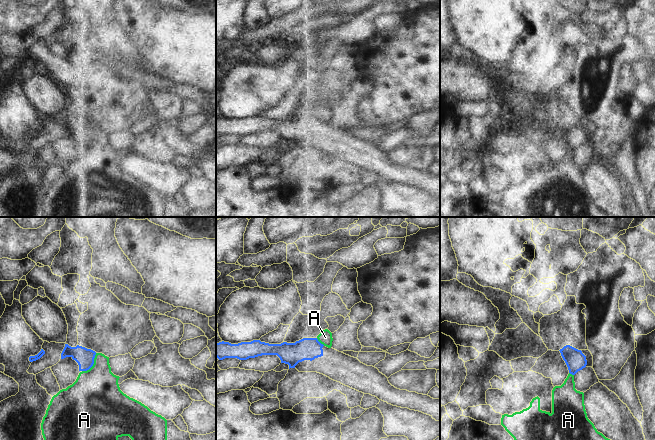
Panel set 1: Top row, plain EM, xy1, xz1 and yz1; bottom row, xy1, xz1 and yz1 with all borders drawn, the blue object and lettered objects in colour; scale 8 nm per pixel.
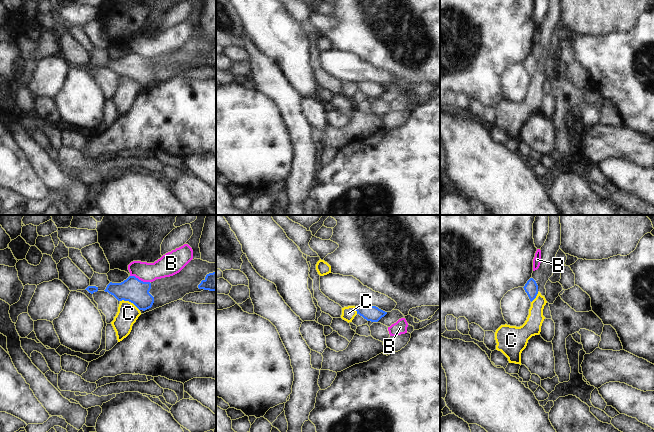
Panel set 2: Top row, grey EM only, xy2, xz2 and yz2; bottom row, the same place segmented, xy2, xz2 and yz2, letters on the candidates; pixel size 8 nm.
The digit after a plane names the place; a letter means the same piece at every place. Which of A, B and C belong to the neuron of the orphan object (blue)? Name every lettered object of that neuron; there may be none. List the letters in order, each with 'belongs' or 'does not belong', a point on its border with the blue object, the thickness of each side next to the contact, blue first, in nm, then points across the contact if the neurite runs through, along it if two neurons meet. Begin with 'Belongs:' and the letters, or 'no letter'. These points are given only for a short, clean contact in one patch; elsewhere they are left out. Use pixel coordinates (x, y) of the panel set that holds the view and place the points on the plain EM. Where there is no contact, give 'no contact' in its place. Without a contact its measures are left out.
Belongs: no letter
A: does not belong; meets blue in xy1 at (93, 139); 150 nm thick on the blue side, 400 nm on the other; border along xy1 (96, 129), (93, 140), (88, 145), (82, 147)
B: does not belong; meets blue in xy2 at (140, 56); 200 nm thick on the blue side, 170 nm on the other; border along xy2 (130, 51), (149, 58)
C: does not belong; meets blue in xy2 at (130, 77); 200 nm thick on the blue side, 170 nm on the other; border along xy2 (120, 76), (130, 77), (139, 86)

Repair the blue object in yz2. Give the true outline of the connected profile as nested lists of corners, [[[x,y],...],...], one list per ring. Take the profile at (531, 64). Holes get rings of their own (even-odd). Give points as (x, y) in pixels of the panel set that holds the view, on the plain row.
[[[530,54],[523,64],[532,78],[538,70],[538,61],[536,57],[533,54]]]

